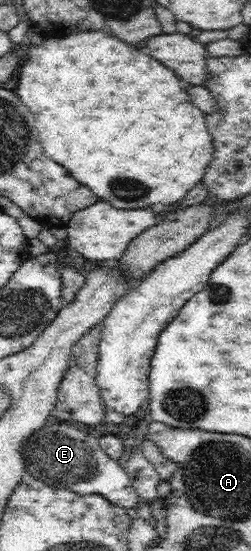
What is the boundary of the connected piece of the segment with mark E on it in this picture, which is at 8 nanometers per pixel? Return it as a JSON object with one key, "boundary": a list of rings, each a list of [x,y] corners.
{"boundary":[[[63,421],[45,424],[27,438],[21,453],[25,459],[25,470],[49,486],[69,489],[81,495],[97,493],[125,510],[138,506],[140,497],[126,470],[117,463],[117,459],[105,453],[97,437],[79,429],[78,424]]]}

